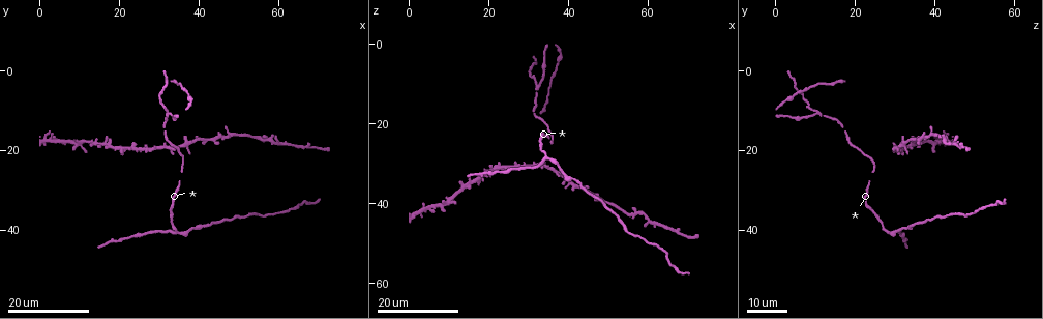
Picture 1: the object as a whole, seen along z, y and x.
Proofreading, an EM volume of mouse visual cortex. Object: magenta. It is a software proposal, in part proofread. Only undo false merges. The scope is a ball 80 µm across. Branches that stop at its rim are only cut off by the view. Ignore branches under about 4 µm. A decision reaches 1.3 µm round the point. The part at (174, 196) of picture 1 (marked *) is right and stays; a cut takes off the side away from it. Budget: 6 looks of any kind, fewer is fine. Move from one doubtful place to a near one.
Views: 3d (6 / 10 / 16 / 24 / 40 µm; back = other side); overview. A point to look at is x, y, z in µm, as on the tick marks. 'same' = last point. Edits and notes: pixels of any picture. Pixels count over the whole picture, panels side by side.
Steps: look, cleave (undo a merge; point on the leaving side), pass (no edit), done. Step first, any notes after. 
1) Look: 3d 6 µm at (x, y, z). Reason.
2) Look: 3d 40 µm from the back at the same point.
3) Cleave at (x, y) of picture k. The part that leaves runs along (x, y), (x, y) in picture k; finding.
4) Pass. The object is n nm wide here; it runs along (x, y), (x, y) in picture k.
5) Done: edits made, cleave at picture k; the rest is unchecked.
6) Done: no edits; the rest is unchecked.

Look: 3d 24 µm at (32.5, 10.5, 11.0).

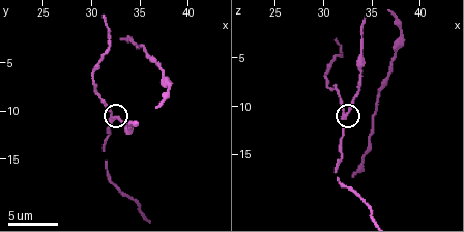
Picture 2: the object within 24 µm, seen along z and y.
Look: 3d 6 µm at (32.0, 10.6, 11.0).

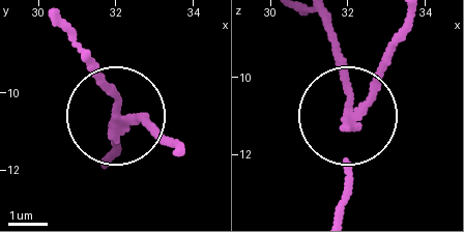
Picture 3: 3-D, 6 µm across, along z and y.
Cleave at (148, 124) of picture 3. The object is 240 nm wide here; the part that leaves runs along (347, 122), (404, 17) in picture 3; a second neuron is stuck on.

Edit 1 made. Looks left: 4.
Look: overview. Redraw.

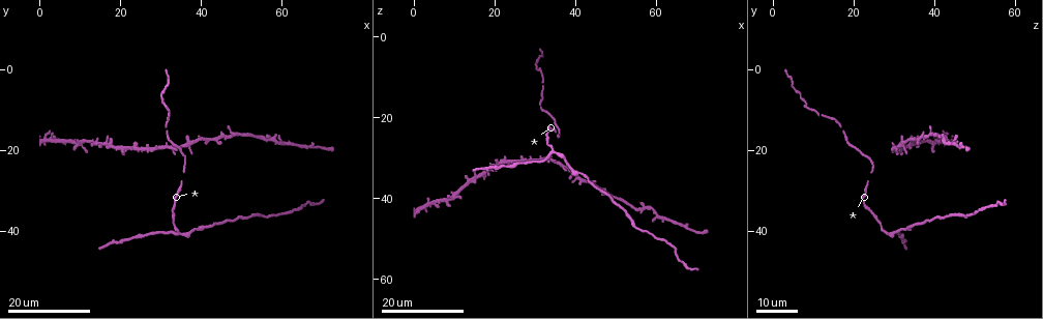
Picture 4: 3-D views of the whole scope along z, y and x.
Look: 3d 16 µm at (38.5, 39.0, 33.0). Calibre changes.

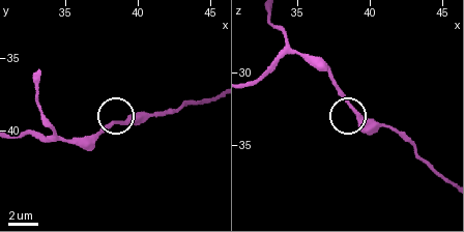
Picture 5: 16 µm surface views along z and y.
Look: 3d 10 µm at (39.0, 39.6, 32.6). Zoom in.

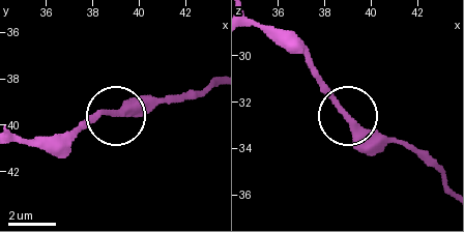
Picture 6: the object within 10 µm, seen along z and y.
Pass. It runs along (19, 137), (60, 141), (102, 113), (119, 117), (171, 99) in picture 6; all the same neuron.

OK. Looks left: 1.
Done: edits made, cleave at picture 3; the rest is unchecked.

